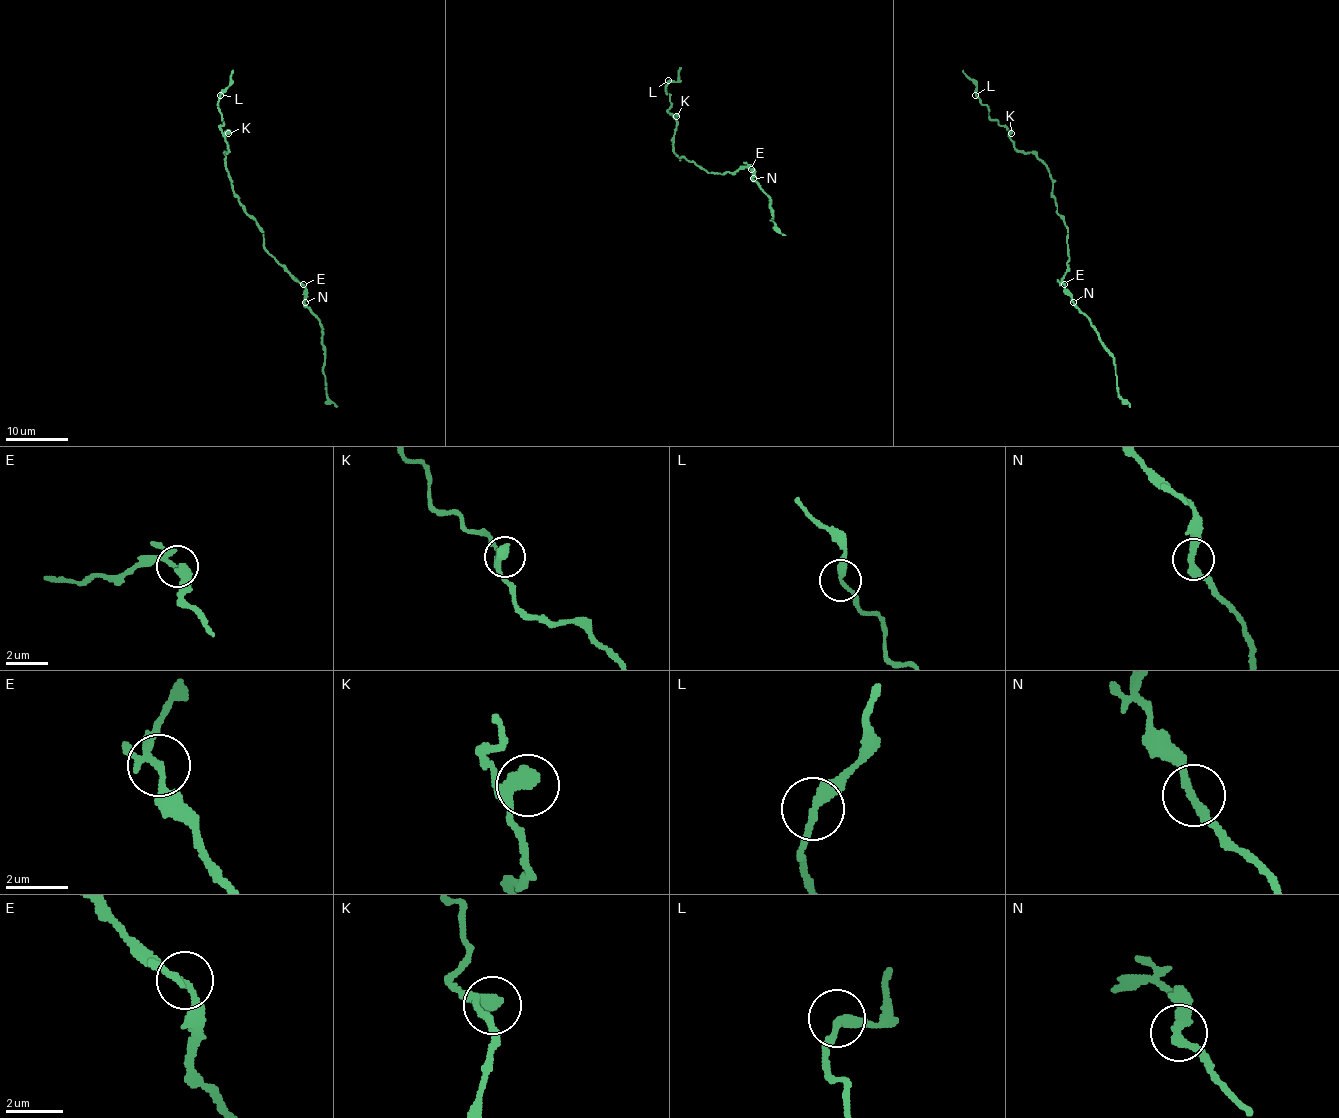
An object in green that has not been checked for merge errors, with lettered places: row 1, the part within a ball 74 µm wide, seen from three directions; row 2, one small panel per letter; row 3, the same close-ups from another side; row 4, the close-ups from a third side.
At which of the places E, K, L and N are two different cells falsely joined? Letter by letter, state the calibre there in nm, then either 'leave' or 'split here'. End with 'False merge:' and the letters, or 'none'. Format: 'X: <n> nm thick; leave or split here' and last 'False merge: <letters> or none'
E: 160 nm thick; leave
K: 380 nm thick; leave
L: 280 nm thick; leave
N: 300 nm thick; leave
False merge: none

